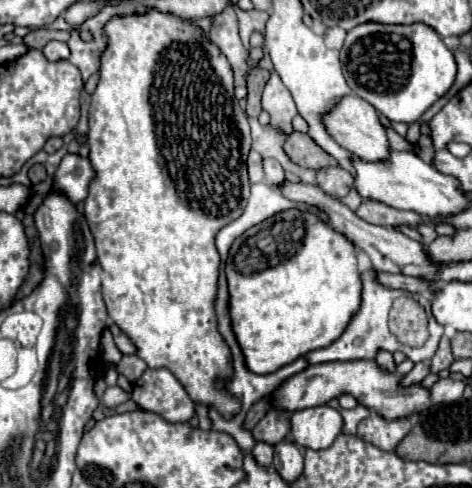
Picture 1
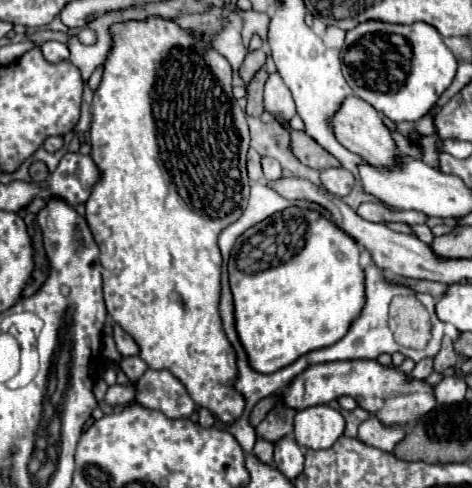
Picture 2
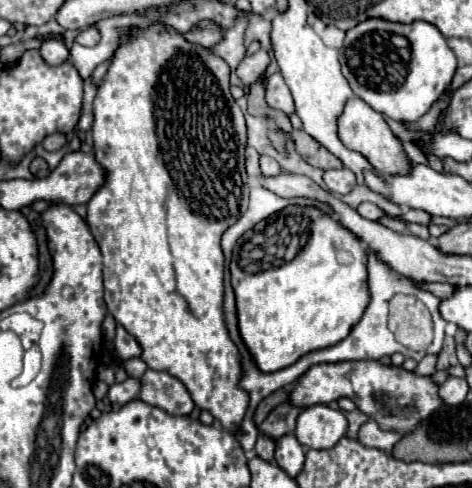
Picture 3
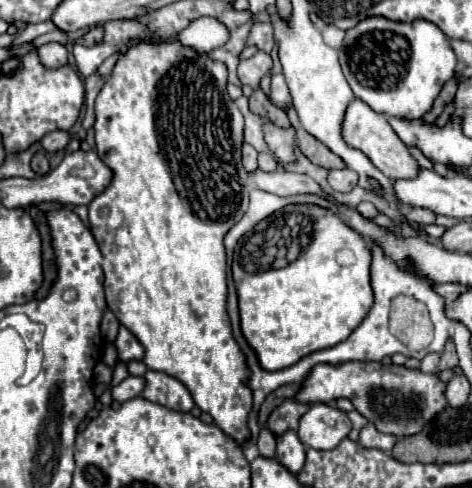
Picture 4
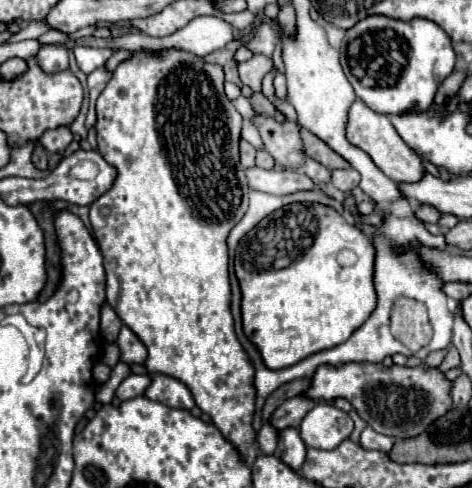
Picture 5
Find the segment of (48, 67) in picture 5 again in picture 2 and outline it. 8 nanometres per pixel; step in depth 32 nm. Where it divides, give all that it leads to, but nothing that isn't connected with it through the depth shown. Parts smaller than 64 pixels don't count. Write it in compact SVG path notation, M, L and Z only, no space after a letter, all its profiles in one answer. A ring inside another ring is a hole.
M56 40L44 42L44 44L40 46L40 50L42 50L42 56L44 56L48 62L52 62L52 64L62 62L62 60L68 60L68 56L70 56L68 46L62 44L62 42L56 42Z

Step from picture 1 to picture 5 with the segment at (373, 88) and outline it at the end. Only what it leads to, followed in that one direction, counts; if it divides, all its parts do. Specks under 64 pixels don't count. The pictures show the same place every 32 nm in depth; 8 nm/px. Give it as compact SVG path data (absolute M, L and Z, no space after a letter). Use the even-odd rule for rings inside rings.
M368 16L346 30L340 60L356 96L374 112L390 116L408 112L412 106L428 108L438 86L452 74L456 54L448 34L432 20L402 22L388 16Z

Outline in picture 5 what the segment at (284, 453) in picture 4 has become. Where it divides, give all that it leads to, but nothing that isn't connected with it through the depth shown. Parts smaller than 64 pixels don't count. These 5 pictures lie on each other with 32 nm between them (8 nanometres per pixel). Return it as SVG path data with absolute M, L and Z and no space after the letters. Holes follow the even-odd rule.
M284 428L284 430L280 430L276 456L280 456L294 470L302 468L302 464L306 460L306 444L300 438L300 430L298 428Z

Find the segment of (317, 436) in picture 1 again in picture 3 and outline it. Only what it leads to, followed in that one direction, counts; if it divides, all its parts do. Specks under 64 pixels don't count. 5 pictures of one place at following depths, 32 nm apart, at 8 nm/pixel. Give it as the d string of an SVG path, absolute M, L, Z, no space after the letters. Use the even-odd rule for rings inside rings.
M314 404L298 416L296 438L302 446L314 450L328 450L346 434L348 420L344 412L334 410L326 404Z

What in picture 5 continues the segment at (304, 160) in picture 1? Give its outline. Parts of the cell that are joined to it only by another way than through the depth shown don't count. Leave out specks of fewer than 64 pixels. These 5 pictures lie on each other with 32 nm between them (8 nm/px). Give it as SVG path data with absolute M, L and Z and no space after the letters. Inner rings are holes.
M306 128L300 130L302 140L304 140L304 150L308 152L310 158L314 158L316 162L324 164L328 170L336 170L336 168L350 168L350 164L336 154L326 142L322 142L318 136L314 136L312 132L308 132Z

